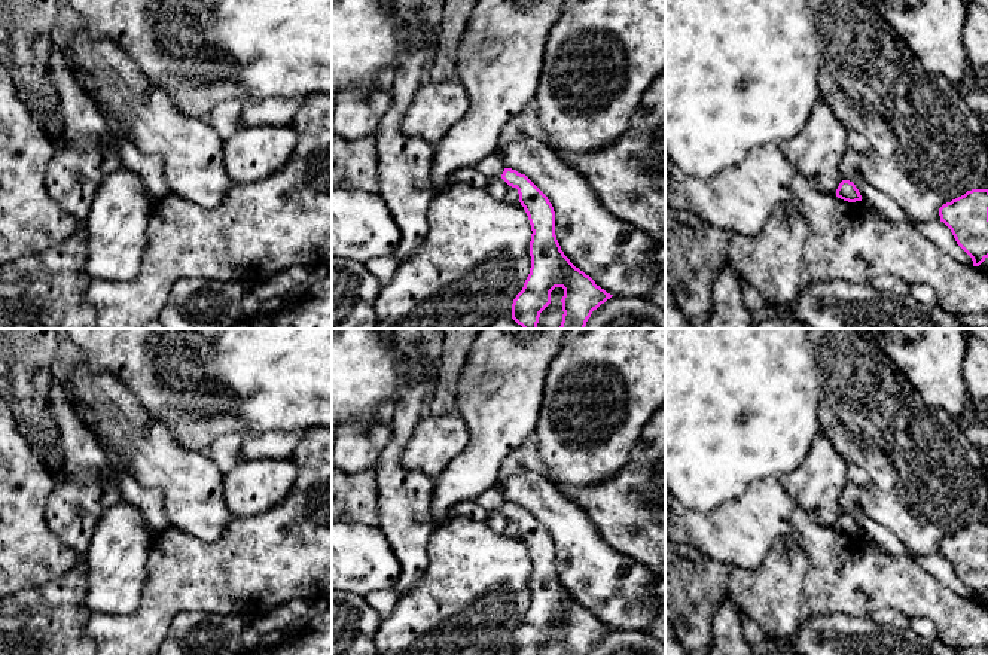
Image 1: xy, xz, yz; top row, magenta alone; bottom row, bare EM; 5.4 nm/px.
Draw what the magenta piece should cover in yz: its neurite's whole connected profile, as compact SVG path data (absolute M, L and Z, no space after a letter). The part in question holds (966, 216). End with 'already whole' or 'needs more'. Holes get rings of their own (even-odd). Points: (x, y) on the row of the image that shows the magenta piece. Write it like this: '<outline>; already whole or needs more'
M972 189L939 208L940 222L979 266L988 258L988 189Z; already whole

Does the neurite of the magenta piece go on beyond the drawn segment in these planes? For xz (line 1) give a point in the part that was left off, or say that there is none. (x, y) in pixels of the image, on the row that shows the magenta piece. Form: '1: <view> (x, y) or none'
1: none

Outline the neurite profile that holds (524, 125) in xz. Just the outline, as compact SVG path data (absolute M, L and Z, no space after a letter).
M534 100L527 103L524 109L503 128L497 147L525 138L536 138L549 144L548 135L540 125L539 109Z

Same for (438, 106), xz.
M426 80L406 110L400 131L434 146L464 116L467 107L469 94L460 80Z

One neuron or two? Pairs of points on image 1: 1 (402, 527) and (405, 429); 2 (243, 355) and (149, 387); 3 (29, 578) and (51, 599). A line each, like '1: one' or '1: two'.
1: one
2: two
3: two

